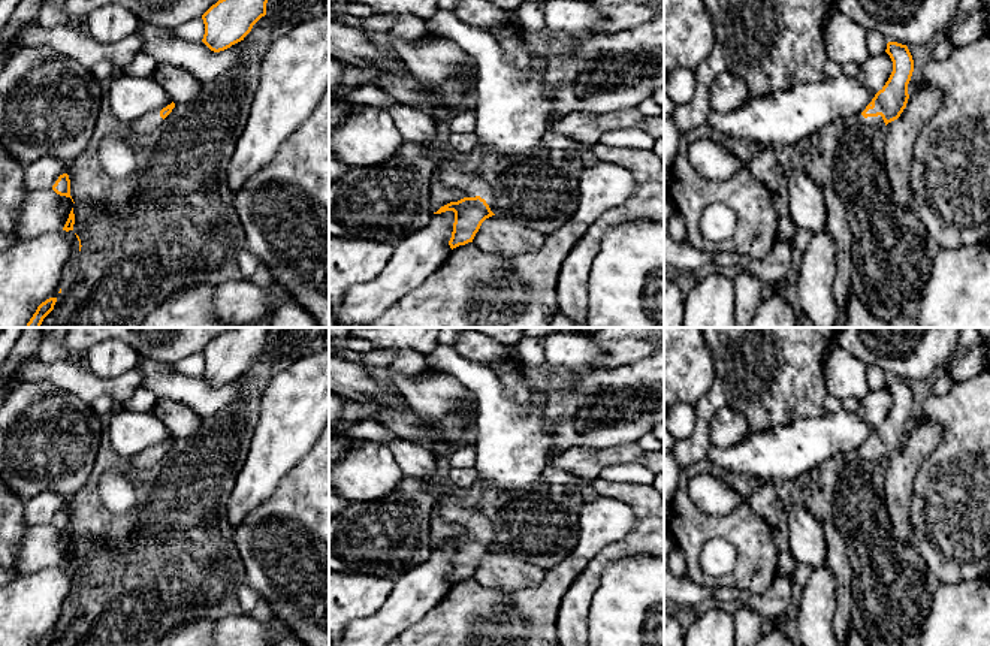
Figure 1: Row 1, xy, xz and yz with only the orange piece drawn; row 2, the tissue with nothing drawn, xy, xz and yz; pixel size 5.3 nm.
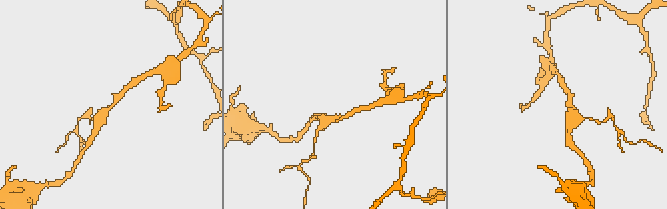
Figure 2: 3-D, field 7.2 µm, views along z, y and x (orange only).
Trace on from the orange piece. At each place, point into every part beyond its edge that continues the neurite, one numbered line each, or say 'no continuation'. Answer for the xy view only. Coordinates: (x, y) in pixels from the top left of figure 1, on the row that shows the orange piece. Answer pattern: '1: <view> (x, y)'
1: xy (147, 123)

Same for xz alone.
1: xz (414, 124)

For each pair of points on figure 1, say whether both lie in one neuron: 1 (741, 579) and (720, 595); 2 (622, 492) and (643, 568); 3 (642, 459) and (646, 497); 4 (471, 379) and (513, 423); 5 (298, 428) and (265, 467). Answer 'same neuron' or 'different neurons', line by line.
1: different neurons
2: different neurons
3: different neurons
4: same neuron
5: same neuron

